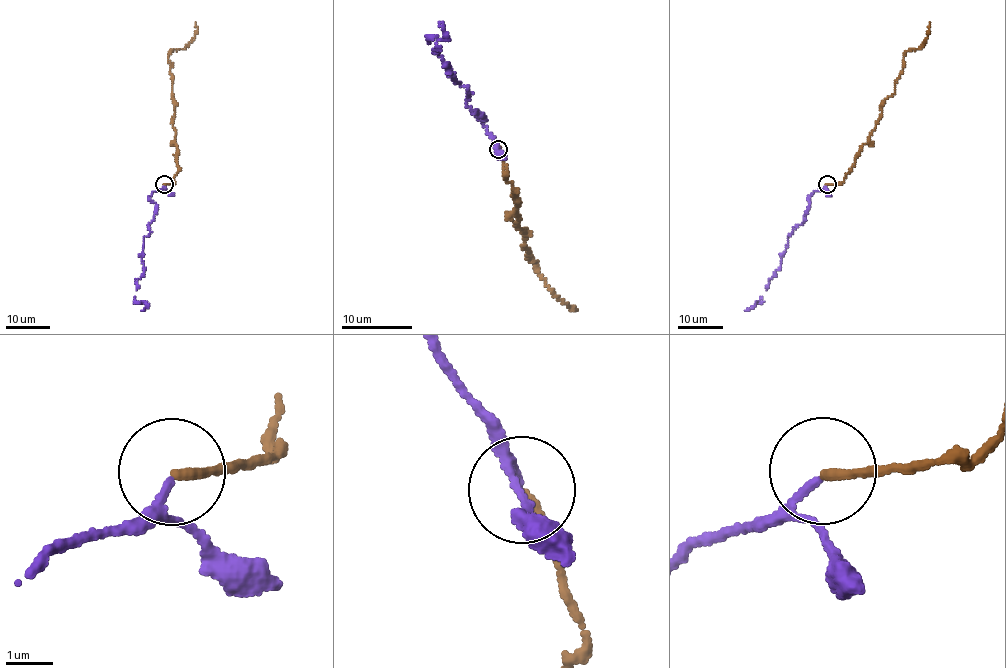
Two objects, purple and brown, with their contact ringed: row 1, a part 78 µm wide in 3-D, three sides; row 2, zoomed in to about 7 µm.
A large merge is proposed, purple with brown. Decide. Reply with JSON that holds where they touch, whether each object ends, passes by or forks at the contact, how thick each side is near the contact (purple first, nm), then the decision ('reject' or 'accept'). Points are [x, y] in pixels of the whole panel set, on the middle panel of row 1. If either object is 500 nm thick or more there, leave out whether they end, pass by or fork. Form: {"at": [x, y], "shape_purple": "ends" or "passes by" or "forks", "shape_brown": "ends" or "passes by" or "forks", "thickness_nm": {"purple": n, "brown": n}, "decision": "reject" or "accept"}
{"at": [498, 149], "shape_purple": "passes by", "shape_brown": "ends", "thickness_nm": {"purple": 100, "brown": 200}, "decision": "accept"}

